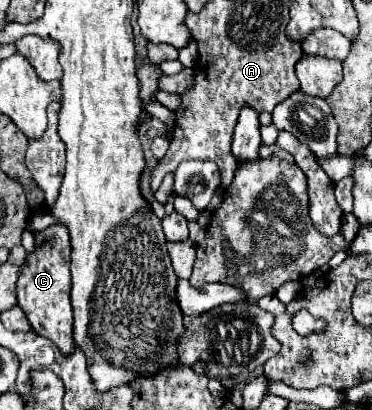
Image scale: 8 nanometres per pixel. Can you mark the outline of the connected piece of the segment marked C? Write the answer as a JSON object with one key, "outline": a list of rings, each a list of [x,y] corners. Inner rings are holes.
{"outline":[[[61,224],[49,226],[43,232],[35,234],[35,250],[27,254],[17,280],[17,304],[27,314],[33,330],[49,338],[63,354],[71,354],[75,348],[73,342],[73,310],[71,310],[71,246],[67,228]]]}

